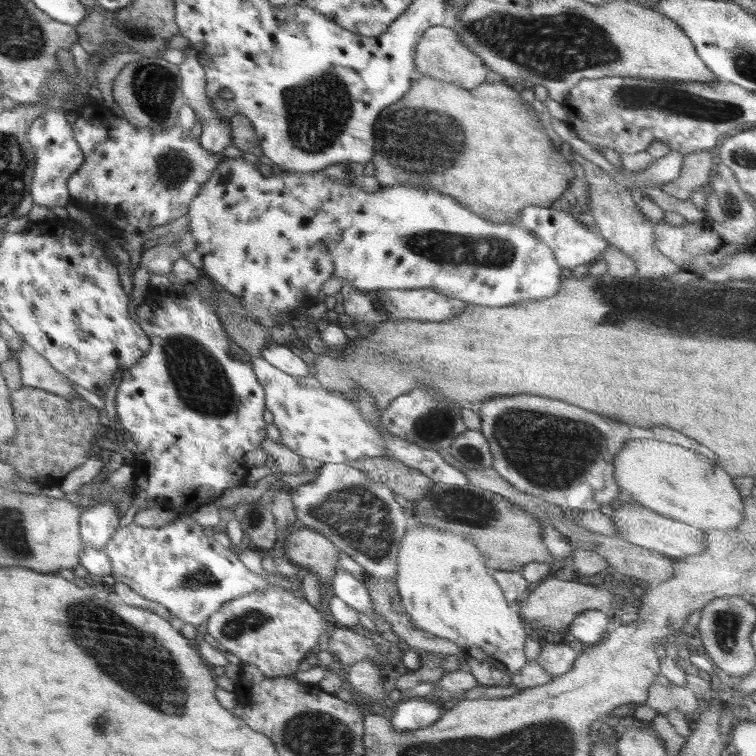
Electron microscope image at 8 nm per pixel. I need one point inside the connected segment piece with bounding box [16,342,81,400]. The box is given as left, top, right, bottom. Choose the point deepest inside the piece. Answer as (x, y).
(36, 371)

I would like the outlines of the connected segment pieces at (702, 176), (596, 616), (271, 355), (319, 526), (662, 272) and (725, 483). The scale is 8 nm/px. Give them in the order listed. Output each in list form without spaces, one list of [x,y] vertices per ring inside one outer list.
[[[708,150],[684,155],[682,159],[682,169],[678,180],[672,182],[674,188],[670,194],[674,198],[684,198],[690,201],[690,196],[696,189],[707,189],[712,174],[714,173],[713,156]]]
[[[598,609],[582,611],[572,621],[568,631],[588,646],[599,643],[607,634],[608,613]]]
[[[268,342],[266,348],[260,350],[262,358],[272,366],[286,372],[286,374],[299,377],[302,381],[313,382],[311,367],[304,362],[290,347]]]
[[[326,463],[320,468],[320,474],[314,482],[288,489],[292,497],[292,505],[296,511],[296,523],[291,527],[294,532],[298,530],[314,529],[338,550],[350,555],[365,572],[374,578],[396,580],[398,573],[398,551],[401,539],[410,525],[410,515],[394,499],[395,492],[382,482],[371,482],[370,478],[360,470],[344,463]]]
[[[572,152],[572,155],[572,159],[574,158],[584,168],[591,196],[589,212],[595,219],[598,233],[607,240],[608,245],[620,248],[626,256],[632,258],[638,264],[637,275],[642,278],[668,278],[678,274],[681,268],[656,248],[656,238],[654,238],[656,224],[640,211],[632,192],[624,185],[613,181],[606,171],[580,154]]]
[[[649,438],[632,440],[614,458],[615,480],[620,485],[620,489],[630,492],[632,498],[650,510],[701,528],[703,531],[736,528],[744,520],[743,499],[740,497],[740,492],[736,486],[733,485],[733,478],[704,455],[694,450]]]

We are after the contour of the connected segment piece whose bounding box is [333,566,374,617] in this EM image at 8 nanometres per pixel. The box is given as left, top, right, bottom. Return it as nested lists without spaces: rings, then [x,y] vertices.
[[[338,566],[333,580],[333,588],[335,596],[341,597],[348,606],[369,617],[373,616],[372,600],[370,600],[367,587],[364,583],[356,580],[350,572]]]

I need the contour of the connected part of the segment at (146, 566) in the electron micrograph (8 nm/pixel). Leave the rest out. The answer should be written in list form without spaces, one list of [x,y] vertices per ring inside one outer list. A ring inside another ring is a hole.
[[[180,514],[174,522],[161,528],[145,528],[135,522],[119,527],[112,539],[104,546],[104,551],[110,557],[110,563],[112,563],[110,575],[116,581],[122,581],[136,593],[148,598],[149,601],[156,601],[160,605],[166,606],[176,620],[184,621],[184,624],[190,623],[197,628],[202,628],[208,617],[220,610],[224,602],[244,596],[244,594],[264,592],[268,588],[276,588],[276,590],[280,588],[284,592],[294,594],[296,598],[304,598],[301,577],[288,578],[288,584],[292,589],[284,589],[282,586],[278,587],[278,584],[270,582],[269,579],[252,573],[249,567],[240,561],[238,551],[222,546],[216,537],[210,538],[203,534],[202,527],[192,518],[191,514]]]

